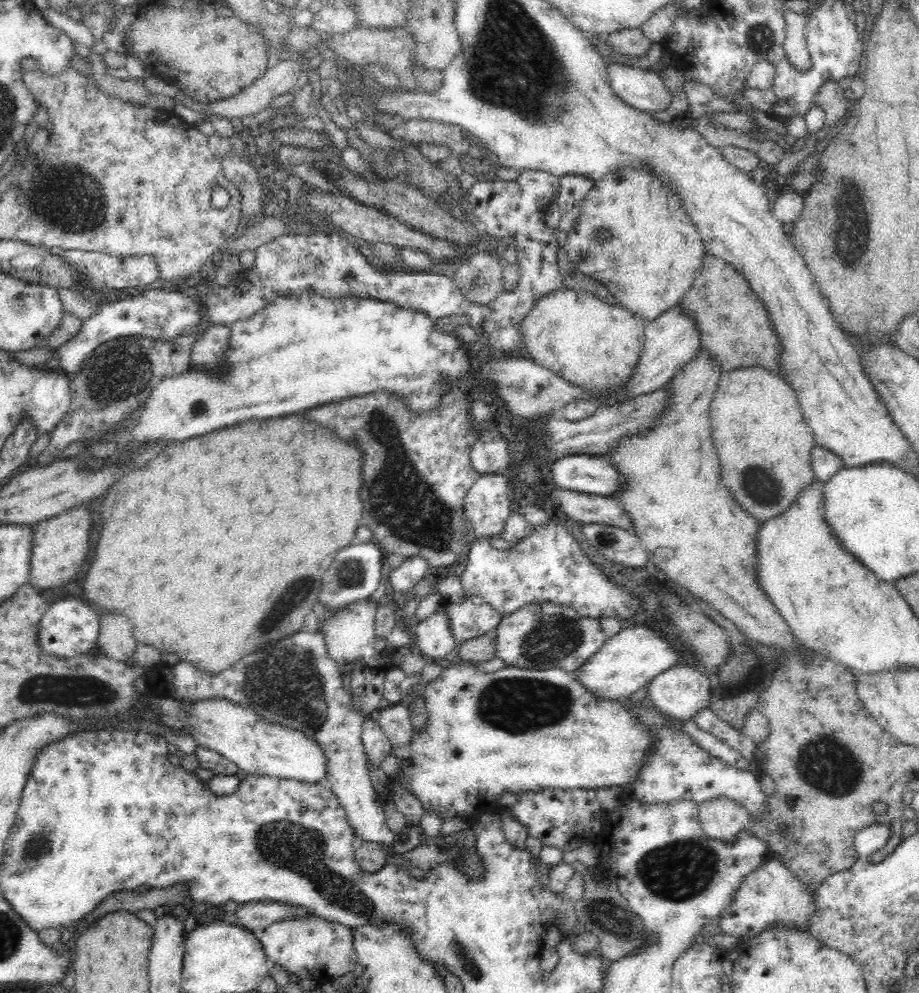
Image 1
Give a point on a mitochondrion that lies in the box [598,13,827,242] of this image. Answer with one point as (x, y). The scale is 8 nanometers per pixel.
(760, 39)

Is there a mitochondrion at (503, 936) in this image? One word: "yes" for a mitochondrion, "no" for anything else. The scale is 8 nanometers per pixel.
no

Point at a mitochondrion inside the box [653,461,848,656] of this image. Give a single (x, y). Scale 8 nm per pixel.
(759, 486)

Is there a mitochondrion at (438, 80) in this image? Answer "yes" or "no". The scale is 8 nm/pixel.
no

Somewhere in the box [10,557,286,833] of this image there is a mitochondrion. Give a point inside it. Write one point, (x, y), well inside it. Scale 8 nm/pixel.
(74, 691)

